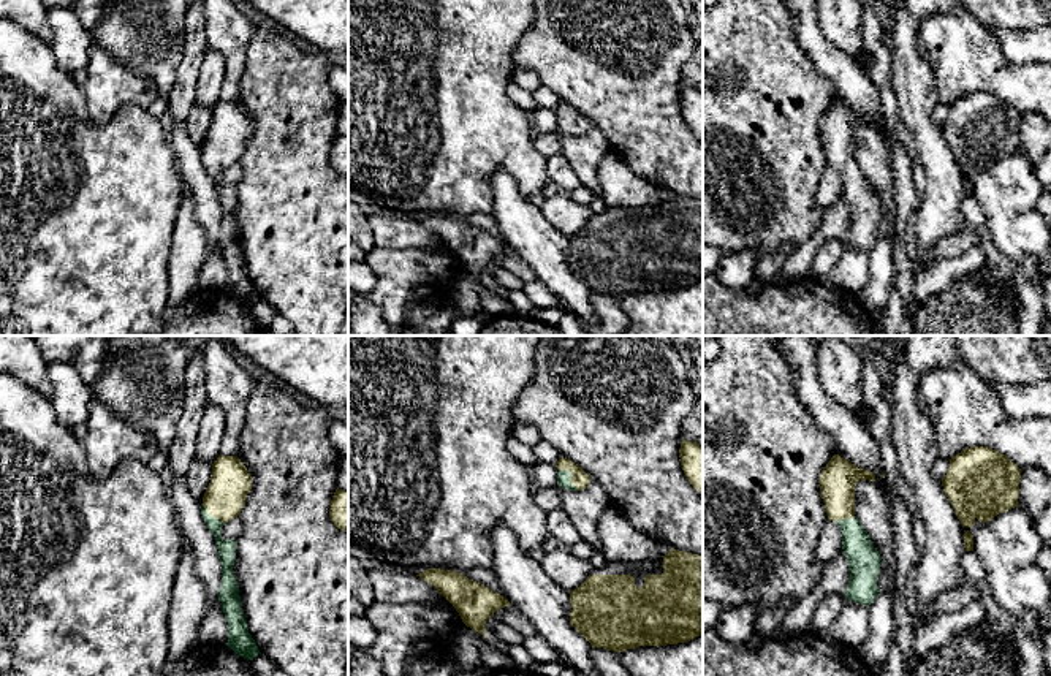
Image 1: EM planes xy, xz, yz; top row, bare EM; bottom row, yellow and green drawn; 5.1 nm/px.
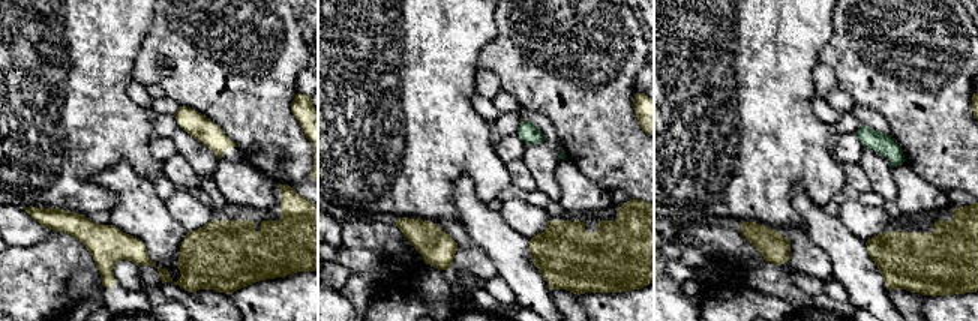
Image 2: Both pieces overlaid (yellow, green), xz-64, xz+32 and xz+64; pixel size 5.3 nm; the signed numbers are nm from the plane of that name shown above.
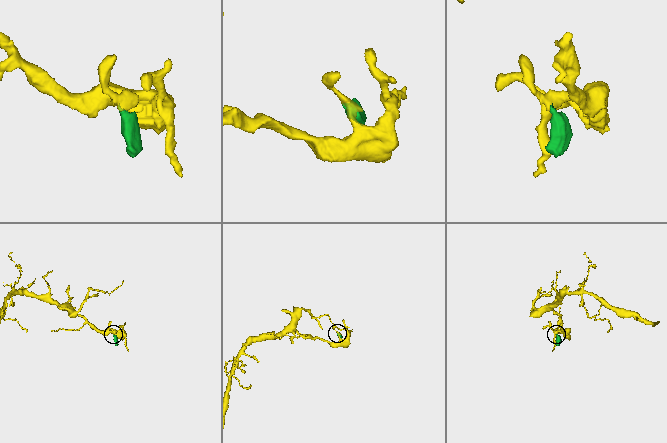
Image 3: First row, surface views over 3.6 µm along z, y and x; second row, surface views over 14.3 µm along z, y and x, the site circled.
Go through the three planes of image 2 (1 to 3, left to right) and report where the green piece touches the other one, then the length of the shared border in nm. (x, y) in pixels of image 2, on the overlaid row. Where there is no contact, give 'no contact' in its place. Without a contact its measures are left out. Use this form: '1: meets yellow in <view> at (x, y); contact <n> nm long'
1: meets yellow in xz-64 at (180, 125); contact 50 nm long
2: no contact
3: no contact

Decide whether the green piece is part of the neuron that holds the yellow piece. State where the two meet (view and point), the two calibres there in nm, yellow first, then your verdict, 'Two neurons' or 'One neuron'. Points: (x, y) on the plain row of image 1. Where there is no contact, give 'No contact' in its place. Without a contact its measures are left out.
Touches yellow at xz (572, 122). Thickness 90 nm (yellow) against 80 nm. One neuron

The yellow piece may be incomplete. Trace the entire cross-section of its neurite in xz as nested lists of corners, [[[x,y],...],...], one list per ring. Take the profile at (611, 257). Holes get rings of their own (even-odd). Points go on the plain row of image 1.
[[[671,193],[665,201],[647,207],[606,207],[592,214],[587,225],[570,237],[570,268],[590,288],[614,298],[639,291],[666,291],[703,280],[703,203]]]

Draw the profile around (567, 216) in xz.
[[[565,195],[544,198],[540,209],[546,220],[568,237],[579,233],[592,218],[592,211],[587,204],[579,204]]]

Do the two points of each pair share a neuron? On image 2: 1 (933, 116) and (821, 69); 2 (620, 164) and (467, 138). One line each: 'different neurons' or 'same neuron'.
1: different neurons
2: different neurons

